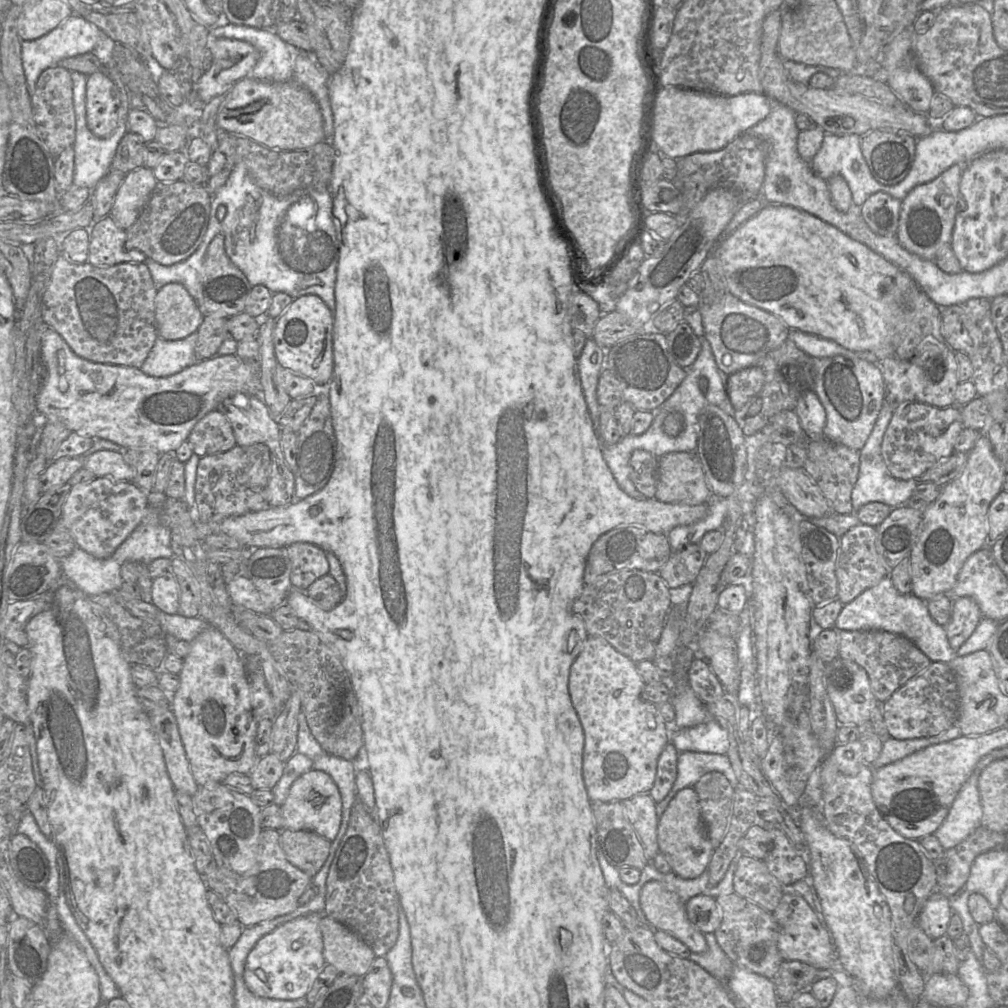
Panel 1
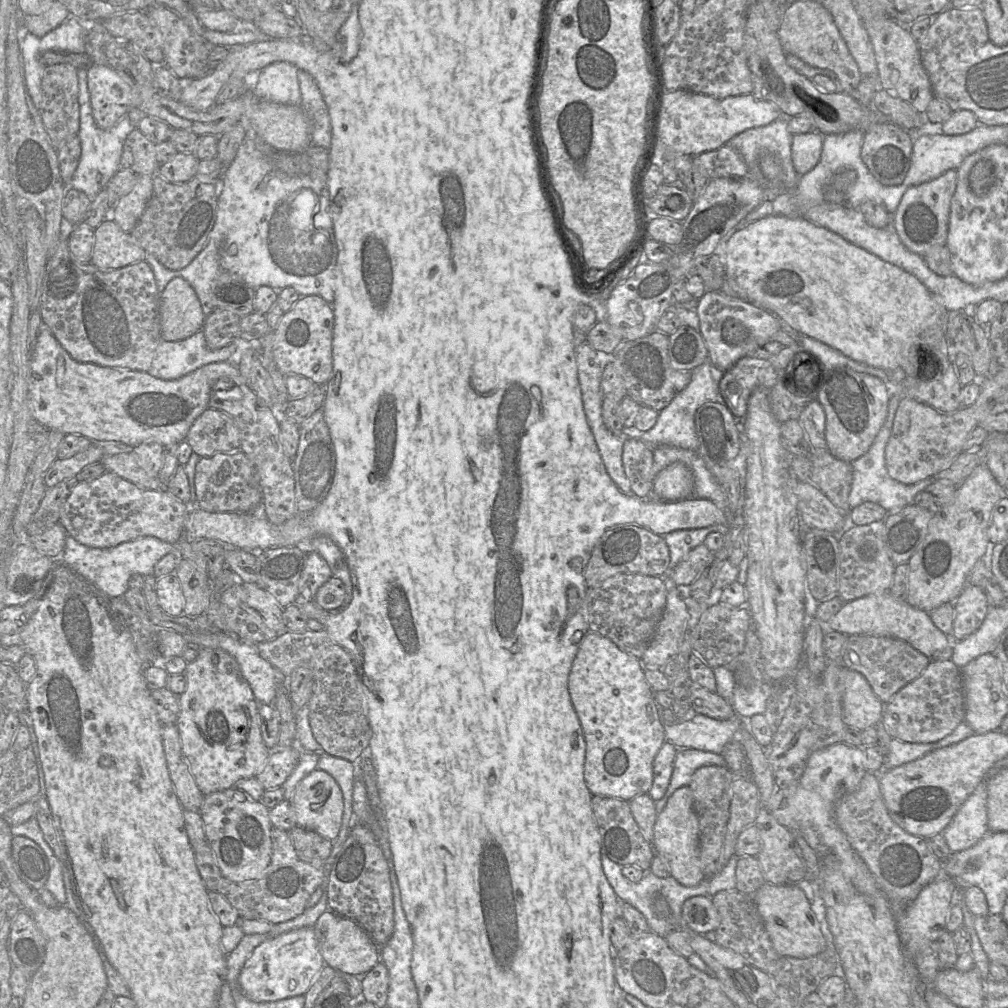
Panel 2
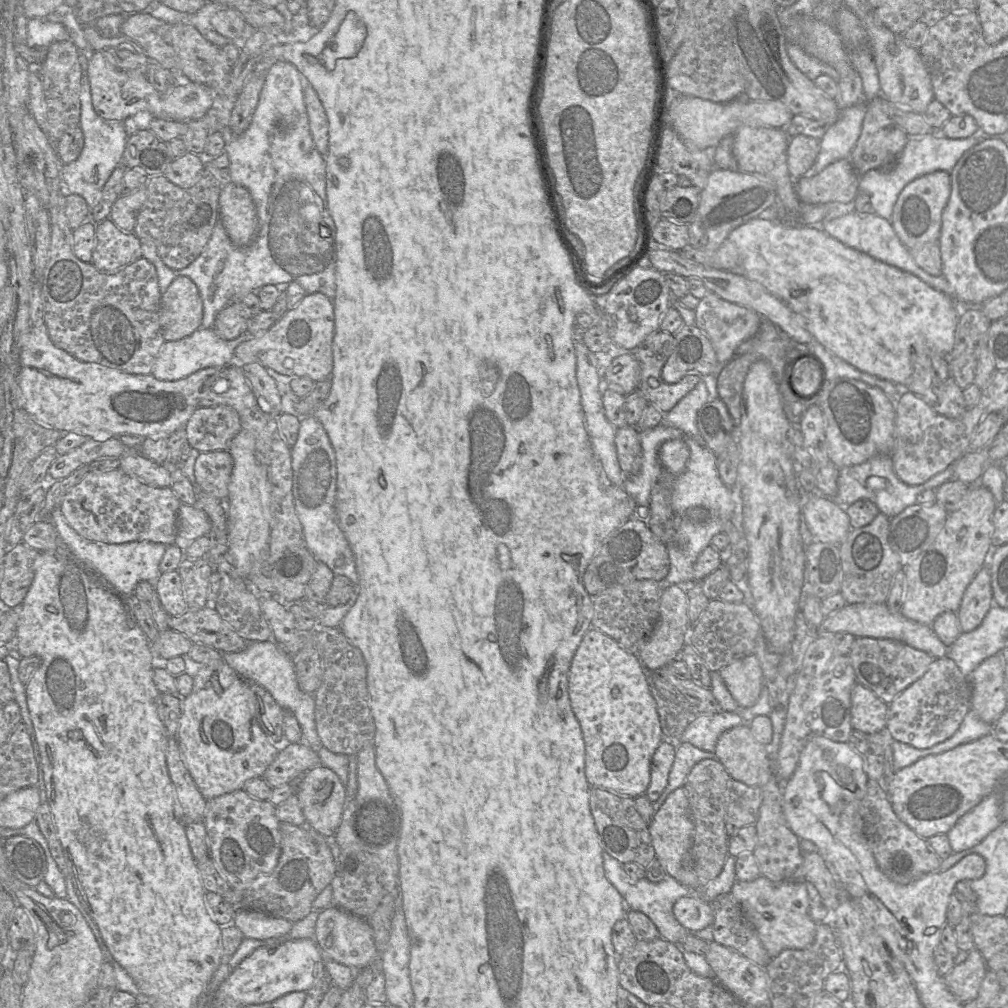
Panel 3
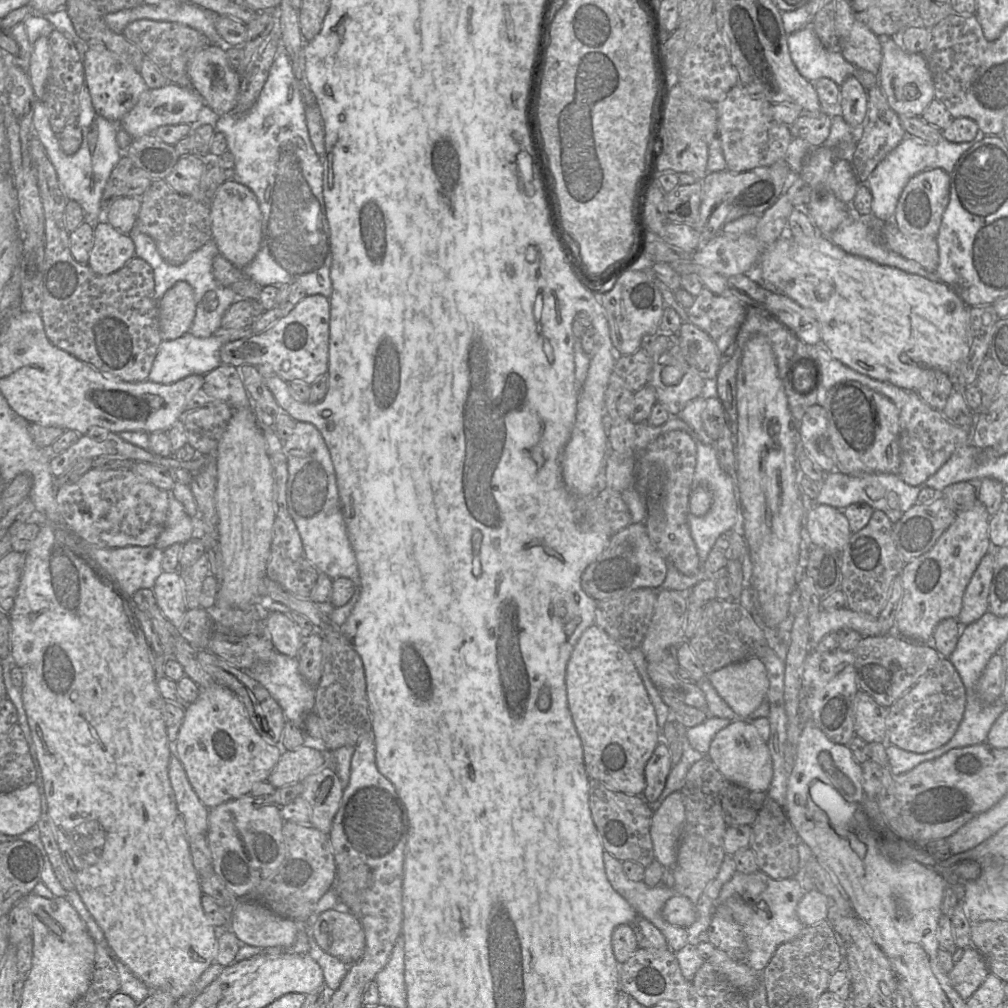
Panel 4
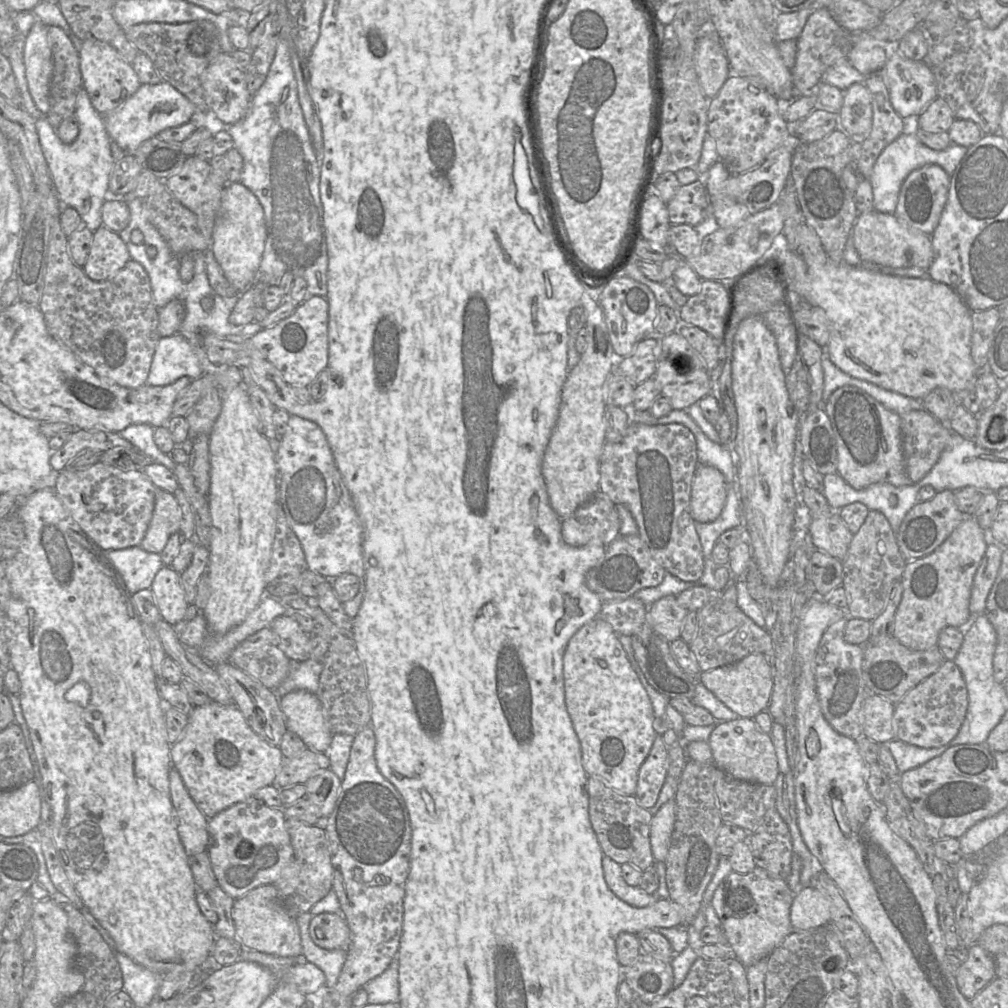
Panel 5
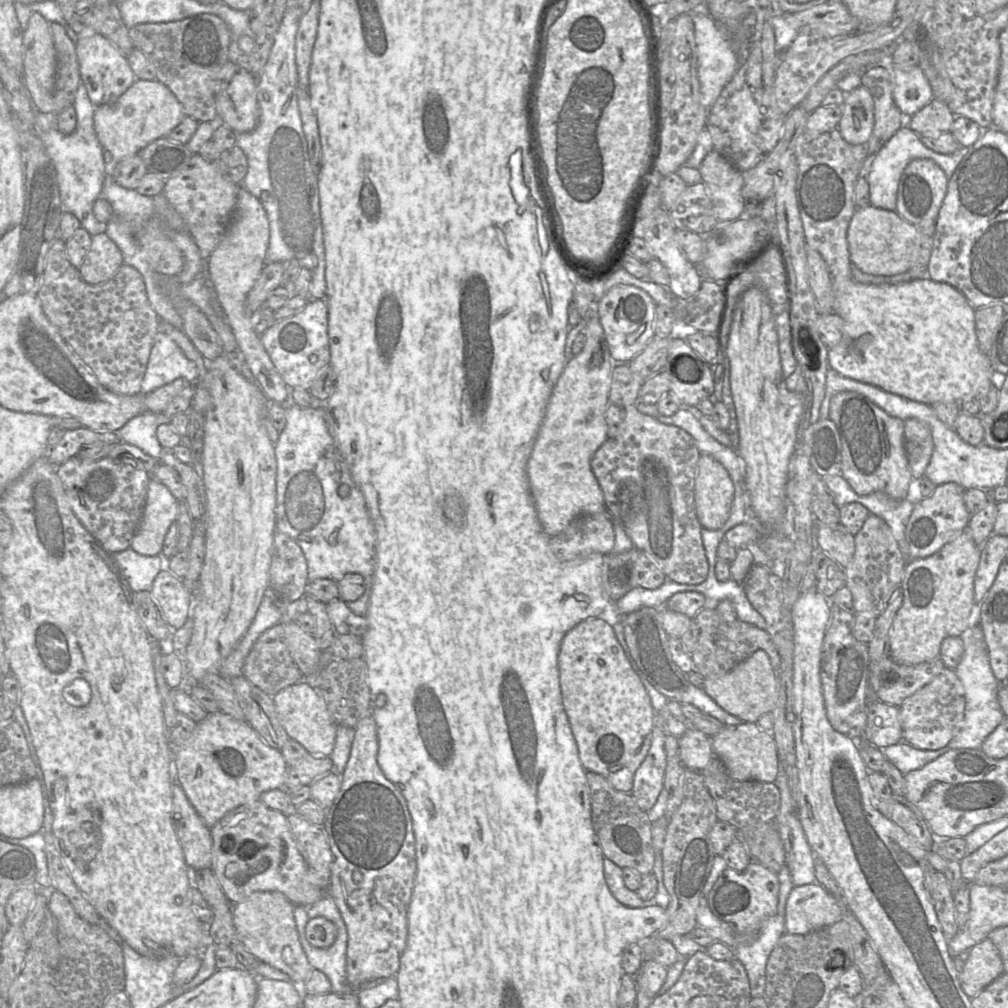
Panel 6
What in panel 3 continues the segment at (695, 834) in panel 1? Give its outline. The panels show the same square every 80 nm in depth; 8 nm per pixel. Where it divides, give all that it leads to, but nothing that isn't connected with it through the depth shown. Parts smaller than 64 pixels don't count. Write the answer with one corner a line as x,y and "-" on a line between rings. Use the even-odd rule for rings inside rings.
684,787
677,788
669,794
664,804
654,813
649,832
655,850
656,859
666,873
685,886
697,886
697,876
692,868
690,850
692,847
695,826
690,813
687,792

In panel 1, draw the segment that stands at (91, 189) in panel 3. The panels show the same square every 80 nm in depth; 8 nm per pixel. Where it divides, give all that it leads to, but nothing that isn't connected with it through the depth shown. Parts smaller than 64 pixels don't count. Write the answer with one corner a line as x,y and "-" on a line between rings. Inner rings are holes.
71,71
73,83
73,104
76,119
74,148
74,175
73,184
79,187
93,189
98,181
103,178
111,169
111,163
115,156
117,146
122,137
128,131
128,111
130,109
128,96
129,90
120,88
121,106
119,108
118,123
110,136
99,138
87,127
86,121
86,81
87,76
79,71

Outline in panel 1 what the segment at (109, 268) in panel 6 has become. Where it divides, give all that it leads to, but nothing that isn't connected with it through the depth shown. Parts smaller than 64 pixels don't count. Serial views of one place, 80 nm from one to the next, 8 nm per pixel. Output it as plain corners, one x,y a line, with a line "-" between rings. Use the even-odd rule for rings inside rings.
110,215
89,228
88,262
98,267
120,263
145,263
146,255
130,246
127,233

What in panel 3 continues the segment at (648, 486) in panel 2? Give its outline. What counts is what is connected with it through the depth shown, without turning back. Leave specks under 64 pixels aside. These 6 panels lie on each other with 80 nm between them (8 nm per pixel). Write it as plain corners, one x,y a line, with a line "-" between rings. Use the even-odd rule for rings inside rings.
630,425
616,428
615,446
623,473
626,476
637,474
642,462
641,430

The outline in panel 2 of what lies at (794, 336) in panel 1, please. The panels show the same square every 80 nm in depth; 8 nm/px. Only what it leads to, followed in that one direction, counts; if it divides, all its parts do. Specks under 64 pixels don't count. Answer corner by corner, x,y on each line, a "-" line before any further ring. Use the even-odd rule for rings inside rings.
800,335
798,337
798,342
803,349
816,356
822,366
820,367
821,371
847,366
857,372
876,376
887,385
888,397
890,396
890,389
892,389
893,383
889,382
887,370
875,368
865,363
852,360
835,348
805,335

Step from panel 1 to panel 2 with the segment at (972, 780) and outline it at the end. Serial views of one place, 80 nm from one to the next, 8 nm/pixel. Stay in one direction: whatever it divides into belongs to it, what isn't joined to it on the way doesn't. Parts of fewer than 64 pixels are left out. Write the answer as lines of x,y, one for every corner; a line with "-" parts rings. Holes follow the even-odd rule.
986,779
964,801
941,834
954,853
972,847
988,832

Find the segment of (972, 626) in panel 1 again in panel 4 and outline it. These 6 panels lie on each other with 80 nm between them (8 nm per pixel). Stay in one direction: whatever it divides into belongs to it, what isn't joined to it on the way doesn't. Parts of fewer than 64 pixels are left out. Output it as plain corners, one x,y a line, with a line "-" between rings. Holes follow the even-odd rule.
995,549
983,556
963,595
963,604
958,621
969,625
981,618
989,609
989,595
992,583

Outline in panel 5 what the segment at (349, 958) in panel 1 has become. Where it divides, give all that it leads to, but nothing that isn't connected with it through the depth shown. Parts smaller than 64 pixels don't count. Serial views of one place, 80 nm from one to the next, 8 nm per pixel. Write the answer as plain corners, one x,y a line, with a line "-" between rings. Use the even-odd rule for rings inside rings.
323,912
312,917
309,933
313,942
326,950
347,949
351,931
342,915

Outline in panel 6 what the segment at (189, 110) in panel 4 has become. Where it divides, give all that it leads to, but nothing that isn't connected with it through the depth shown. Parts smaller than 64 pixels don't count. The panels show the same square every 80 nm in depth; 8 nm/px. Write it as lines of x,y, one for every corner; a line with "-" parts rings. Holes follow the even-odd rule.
136,79
135,82
113,104
95,106
94,129
104,150
109,151
115,162
138,154
150,142
165,137
183,119
184,111
174,93
158,80

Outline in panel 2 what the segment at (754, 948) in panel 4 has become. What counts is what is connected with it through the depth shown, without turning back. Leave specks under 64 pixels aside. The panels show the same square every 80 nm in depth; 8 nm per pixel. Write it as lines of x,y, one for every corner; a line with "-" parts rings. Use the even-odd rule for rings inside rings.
766,882
756,891
752,899
780,957
808,958
825,950
827,941
821,931
821,925
804,891
796,883
775,885

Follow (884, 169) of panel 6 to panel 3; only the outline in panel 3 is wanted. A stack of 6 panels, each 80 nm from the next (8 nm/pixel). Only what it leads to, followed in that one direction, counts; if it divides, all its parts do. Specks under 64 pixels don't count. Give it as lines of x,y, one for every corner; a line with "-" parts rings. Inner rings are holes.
980,131
968,138
951,139
943,135
908,136
896,166
890,170
872,169
859,177
859,192
868,194
875,214
890,220
897,199
904,187
916,178
935,171
951,173
961,156
970,148
978,144
983,137

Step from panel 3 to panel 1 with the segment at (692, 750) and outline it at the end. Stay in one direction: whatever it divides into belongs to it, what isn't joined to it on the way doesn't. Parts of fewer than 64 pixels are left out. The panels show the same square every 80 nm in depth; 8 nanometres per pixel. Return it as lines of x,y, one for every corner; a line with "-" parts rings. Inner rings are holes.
682,751
679,752
677,769
677,778
670,792
662,801
656,803
658,818
665,812
678,791
686,787
694,787
699,779
708,772
723,773
734,789
741,786
726,754

